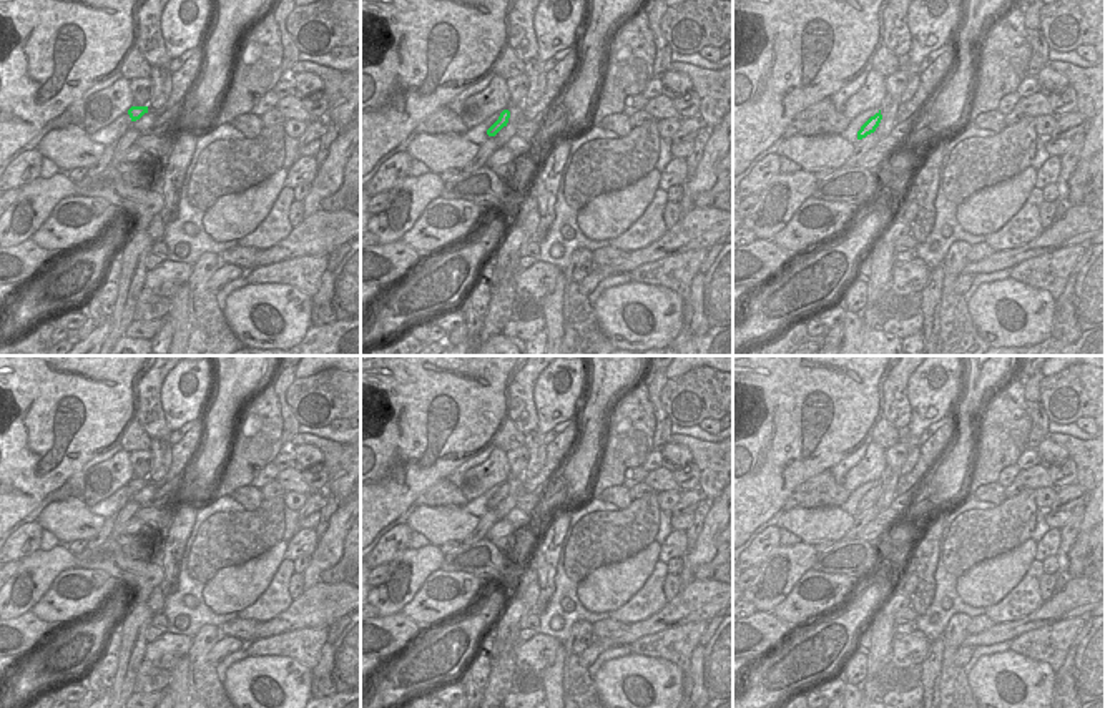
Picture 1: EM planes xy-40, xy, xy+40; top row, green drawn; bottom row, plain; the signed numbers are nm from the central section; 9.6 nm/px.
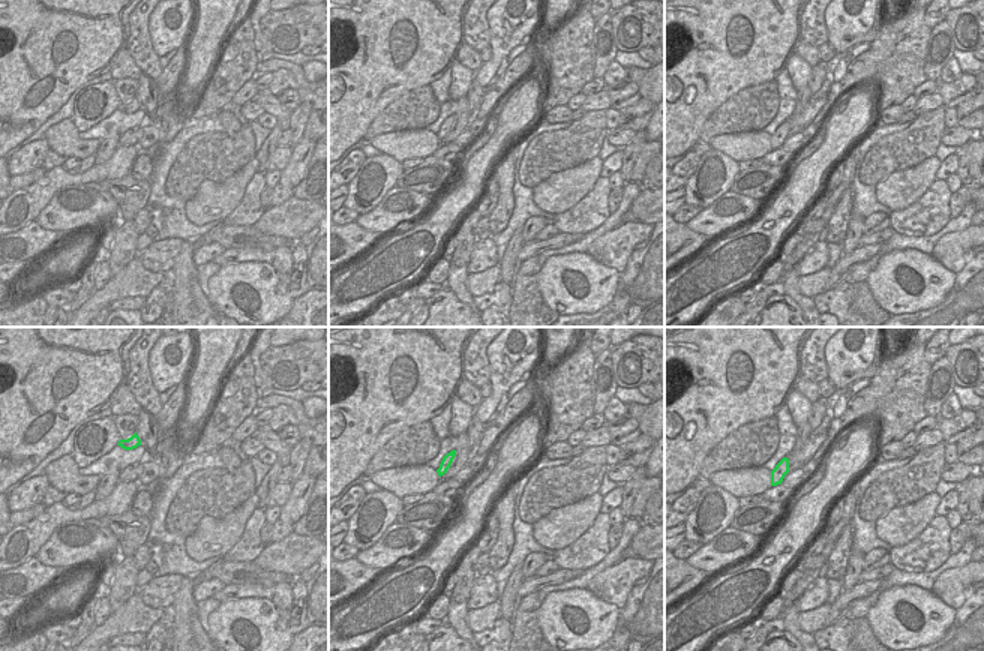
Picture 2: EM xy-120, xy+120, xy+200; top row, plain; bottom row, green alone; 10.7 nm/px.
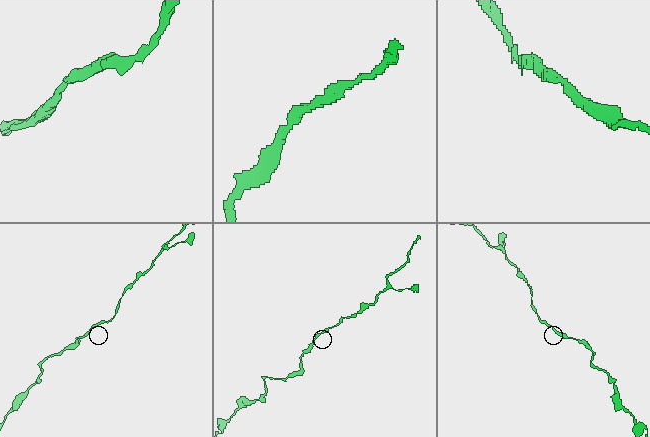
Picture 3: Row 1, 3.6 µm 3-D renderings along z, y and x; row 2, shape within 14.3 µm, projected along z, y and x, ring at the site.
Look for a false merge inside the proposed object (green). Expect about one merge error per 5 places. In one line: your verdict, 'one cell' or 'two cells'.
one cell

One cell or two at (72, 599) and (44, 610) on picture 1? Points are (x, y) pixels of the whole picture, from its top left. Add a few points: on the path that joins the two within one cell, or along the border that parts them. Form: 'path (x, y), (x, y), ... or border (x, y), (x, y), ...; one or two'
path (65, 602), (50, 609); one

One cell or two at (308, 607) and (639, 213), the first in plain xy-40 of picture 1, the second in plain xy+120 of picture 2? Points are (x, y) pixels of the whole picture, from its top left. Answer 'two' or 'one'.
one

